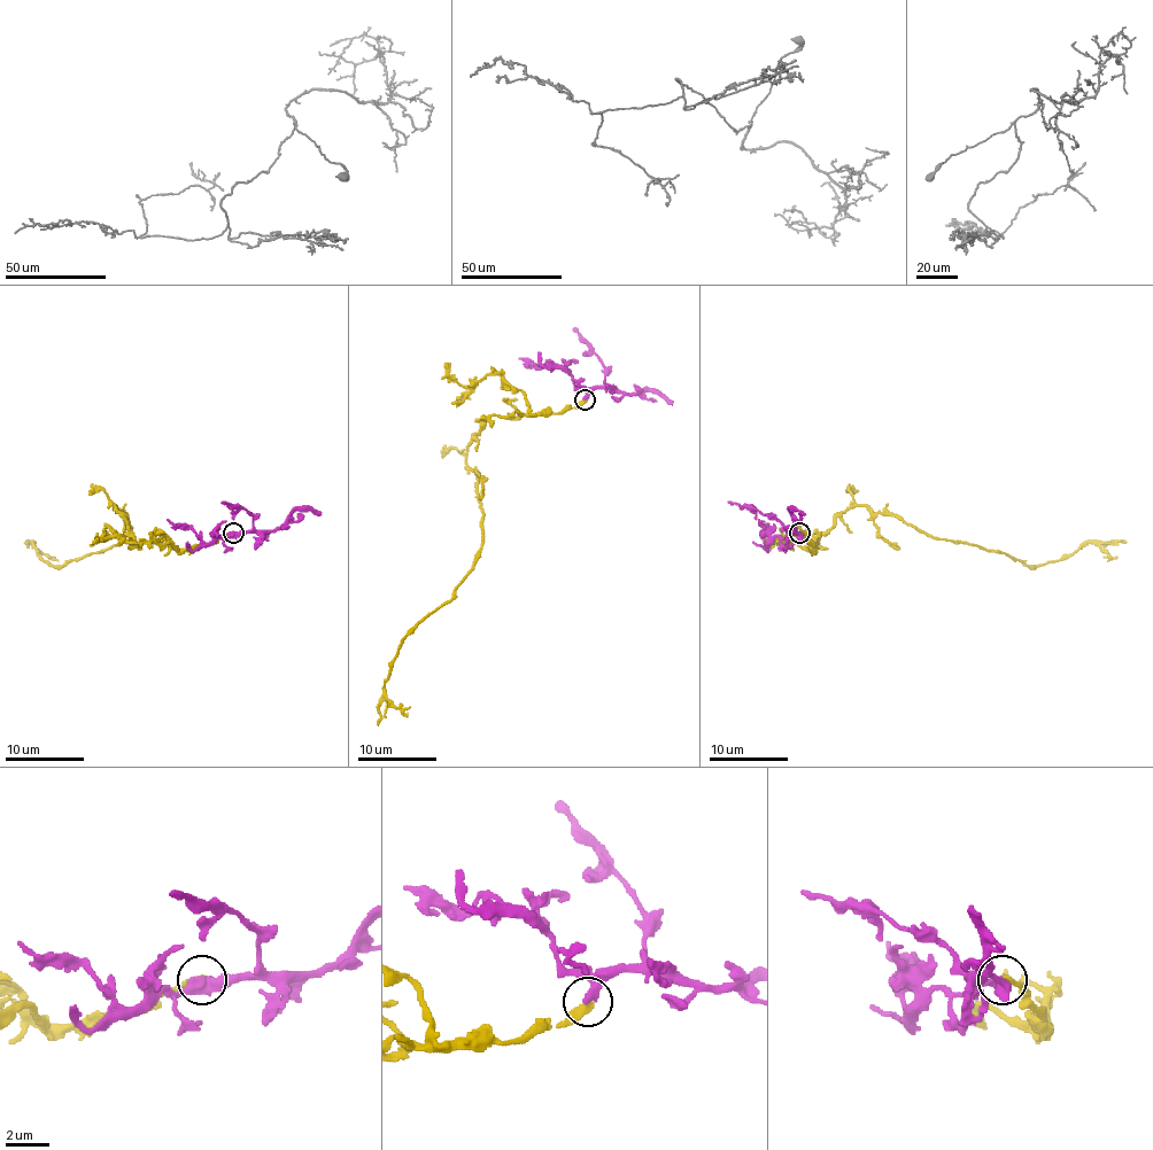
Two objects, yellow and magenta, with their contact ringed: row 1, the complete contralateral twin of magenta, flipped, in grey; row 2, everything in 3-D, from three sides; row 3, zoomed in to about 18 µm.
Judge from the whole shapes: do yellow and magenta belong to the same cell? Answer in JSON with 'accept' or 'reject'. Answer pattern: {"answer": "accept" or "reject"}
{"answer": "accept"}

